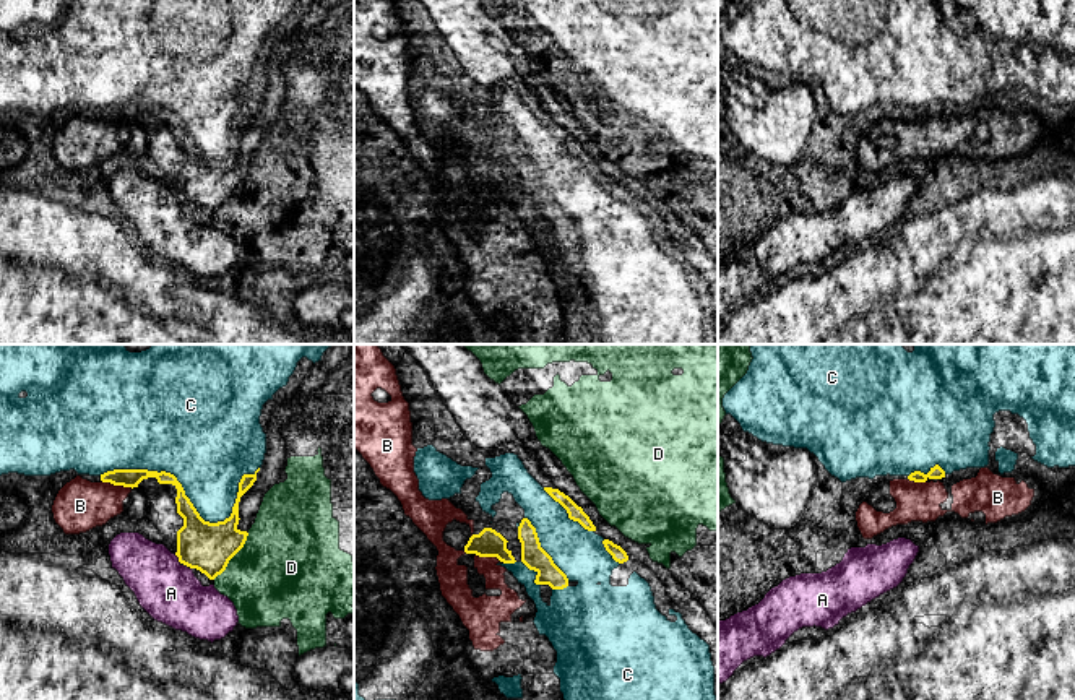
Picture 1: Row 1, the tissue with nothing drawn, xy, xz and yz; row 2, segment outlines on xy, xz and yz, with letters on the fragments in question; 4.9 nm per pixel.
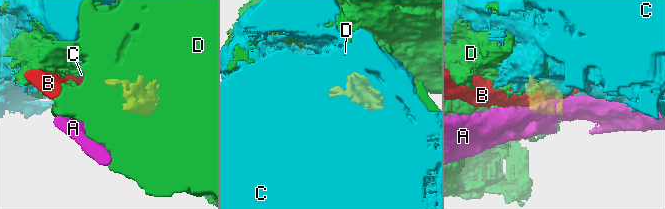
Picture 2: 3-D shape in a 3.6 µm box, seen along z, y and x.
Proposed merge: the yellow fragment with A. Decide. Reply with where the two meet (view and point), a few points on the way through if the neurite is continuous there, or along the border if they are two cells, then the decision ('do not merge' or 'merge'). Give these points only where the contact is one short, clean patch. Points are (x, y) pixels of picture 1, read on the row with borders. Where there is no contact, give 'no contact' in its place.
contact xy (179, 559); border xy (174, 554), (181, 562); do not merge

